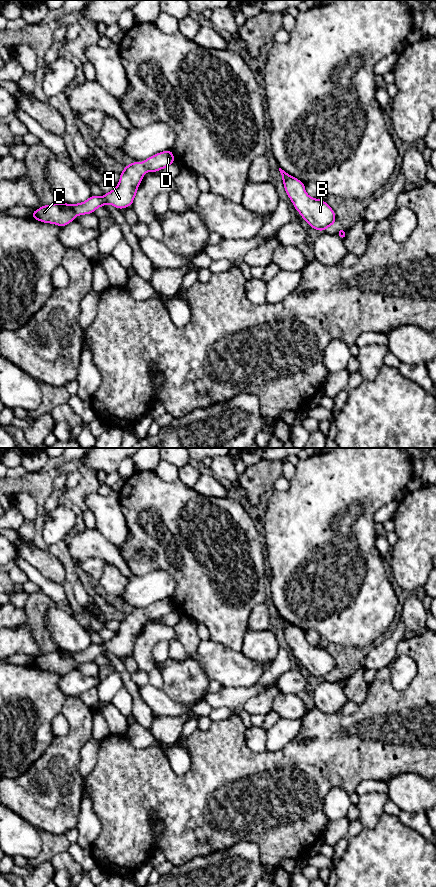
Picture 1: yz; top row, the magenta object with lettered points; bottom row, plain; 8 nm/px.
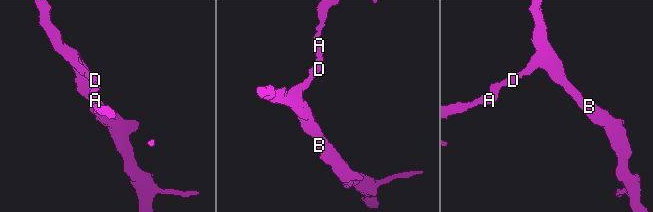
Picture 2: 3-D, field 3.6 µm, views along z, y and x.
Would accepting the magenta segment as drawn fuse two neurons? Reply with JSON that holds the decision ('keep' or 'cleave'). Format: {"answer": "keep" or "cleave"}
{"answer": "keep"}

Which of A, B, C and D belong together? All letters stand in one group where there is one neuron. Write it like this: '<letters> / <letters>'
A B C D

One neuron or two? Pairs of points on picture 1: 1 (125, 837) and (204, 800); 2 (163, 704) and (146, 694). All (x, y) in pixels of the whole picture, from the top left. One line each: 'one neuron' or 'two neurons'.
1: one neuron
2: one neuron

